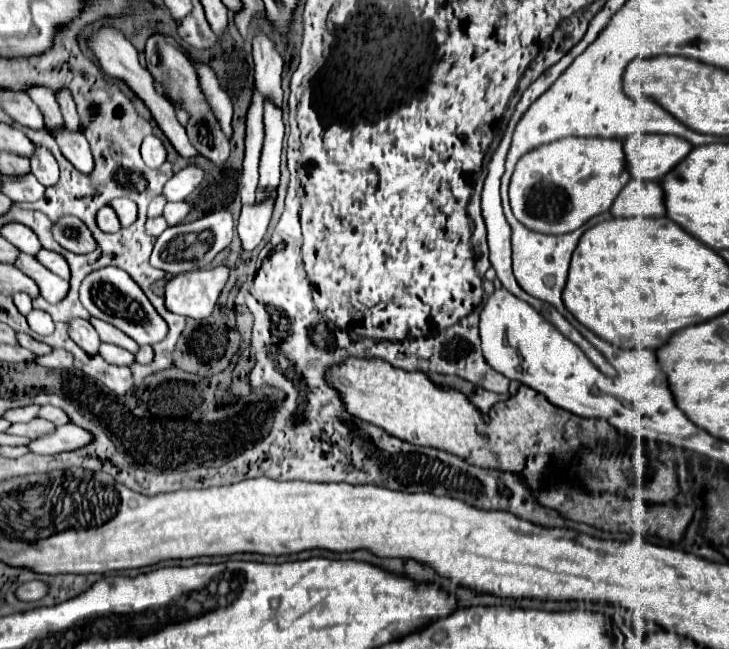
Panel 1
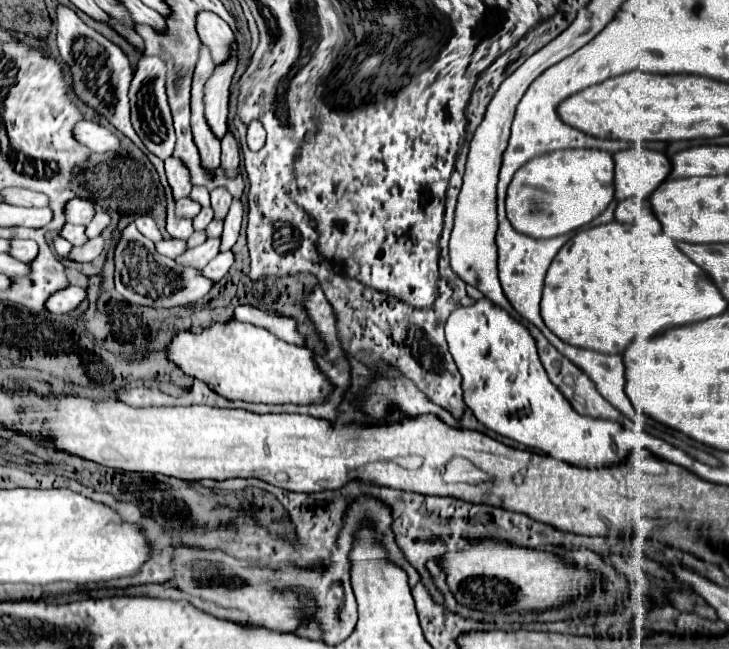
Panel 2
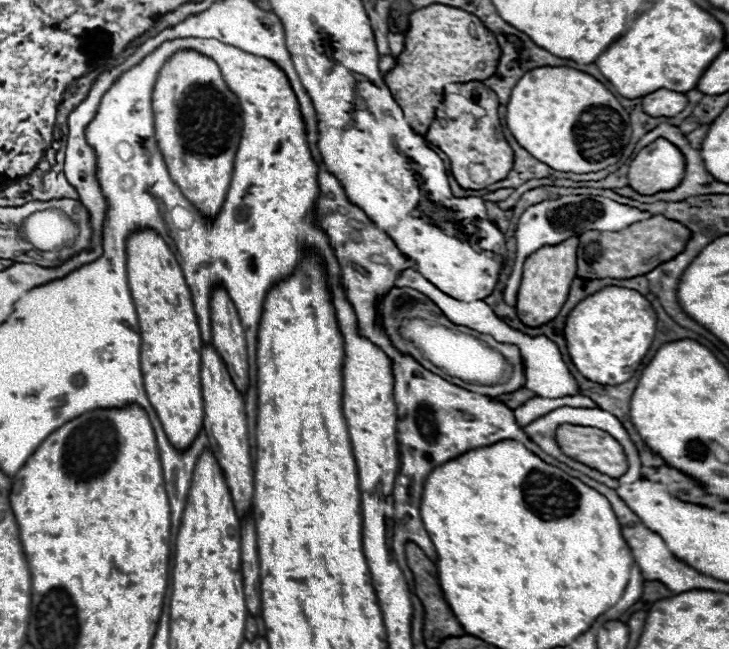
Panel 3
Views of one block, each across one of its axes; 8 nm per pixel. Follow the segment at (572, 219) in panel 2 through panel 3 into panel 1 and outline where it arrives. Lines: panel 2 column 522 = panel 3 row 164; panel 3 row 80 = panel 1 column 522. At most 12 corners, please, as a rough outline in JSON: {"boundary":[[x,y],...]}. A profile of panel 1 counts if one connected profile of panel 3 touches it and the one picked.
{"boundary":[[562,138],[510,180],[518,222],[568,234],[630,180],[622,142]]}

